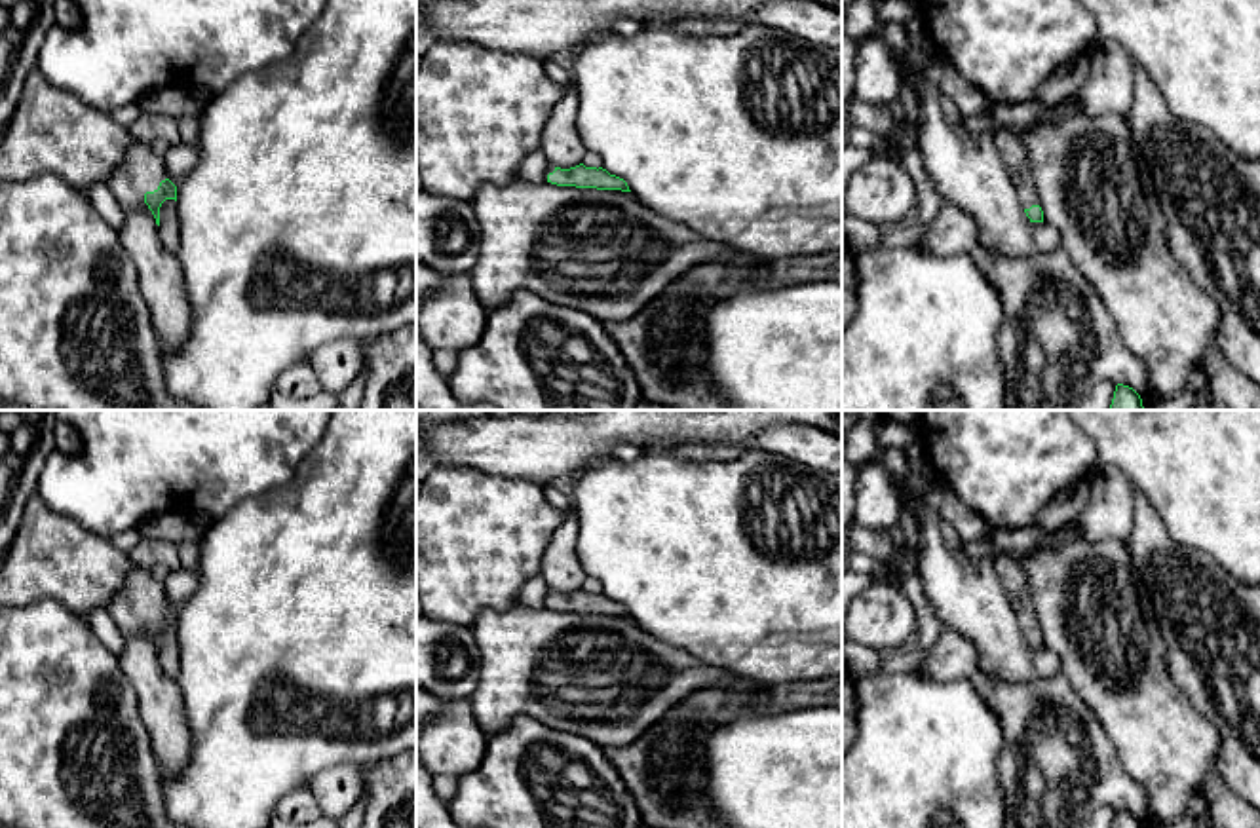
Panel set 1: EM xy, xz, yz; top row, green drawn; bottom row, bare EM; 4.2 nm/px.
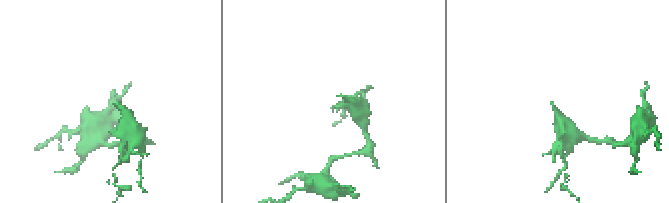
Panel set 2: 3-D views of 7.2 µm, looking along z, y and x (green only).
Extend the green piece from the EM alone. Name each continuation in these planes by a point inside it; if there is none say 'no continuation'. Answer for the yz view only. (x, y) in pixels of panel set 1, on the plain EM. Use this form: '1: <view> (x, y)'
1: yz (1008, 570)

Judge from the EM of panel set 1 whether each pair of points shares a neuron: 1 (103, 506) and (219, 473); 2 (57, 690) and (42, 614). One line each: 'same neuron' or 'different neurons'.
1: same neuron
2: same neuron

